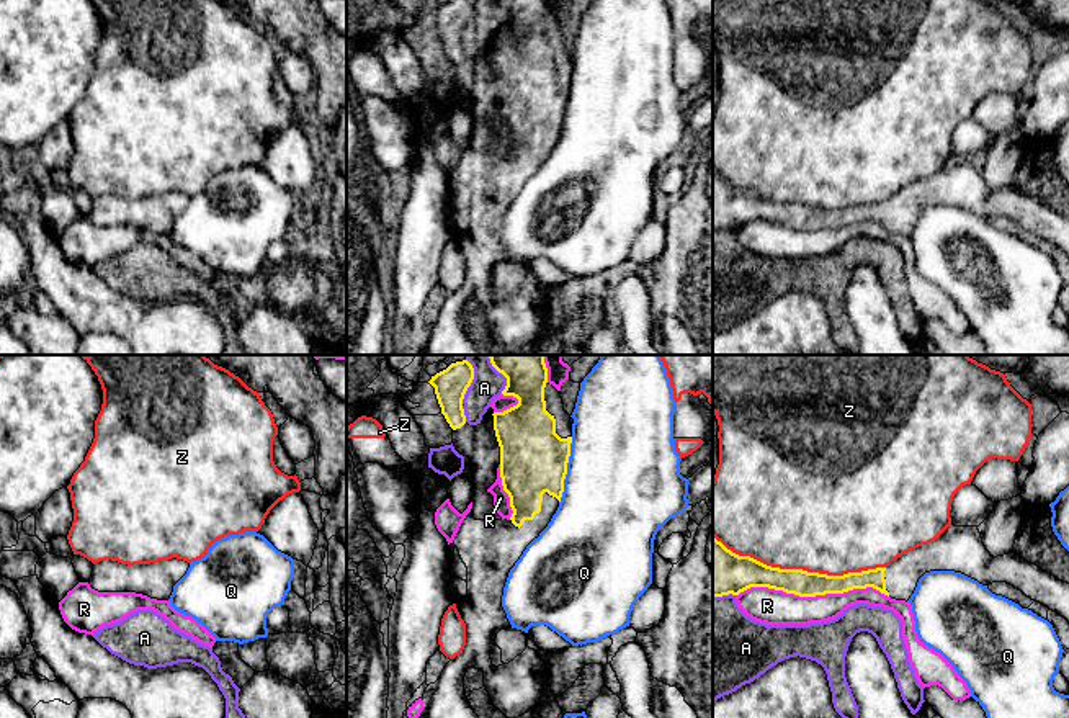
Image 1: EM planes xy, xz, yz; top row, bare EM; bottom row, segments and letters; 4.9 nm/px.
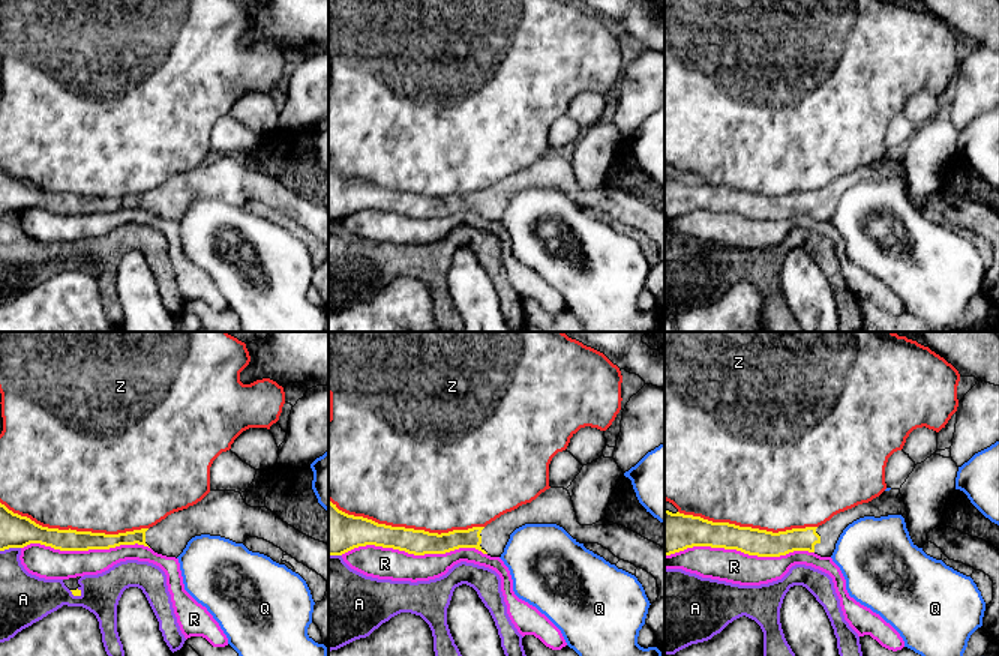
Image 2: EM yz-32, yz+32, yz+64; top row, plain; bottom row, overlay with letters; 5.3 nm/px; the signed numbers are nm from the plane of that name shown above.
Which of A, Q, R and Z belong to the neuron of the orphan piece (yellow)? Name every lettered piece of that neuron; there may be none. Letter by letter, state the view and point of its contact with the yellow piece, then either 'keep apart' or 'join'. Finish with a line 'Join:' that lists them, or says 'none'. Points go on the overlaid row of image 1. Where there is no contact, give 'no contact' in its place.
A: xz (463, 414) | keep apart
Q: xz (566, 470) | keep apart
R: yz (813, 596) | keep apart
Z: yz (800, 569) | keep apart
Join: none

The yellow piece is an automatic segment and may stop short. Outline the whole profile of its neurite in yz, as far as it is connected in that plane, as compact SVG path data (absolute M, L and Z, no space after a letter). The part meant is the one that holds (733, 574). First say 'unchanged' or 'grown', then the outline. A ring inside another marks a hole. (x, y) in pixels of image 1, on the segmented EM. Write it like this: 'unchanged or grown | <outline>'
grown | M951 525L935 541L902 554L886 568L843 576L772 568L732 553L713 536L713 597L739 595L750 587L768 587L799 597L873 587L907 602L919 579L930 571L961 572L982 586L1007 582L1069 622L1069 584L1015 553L994 558L977 527Z

